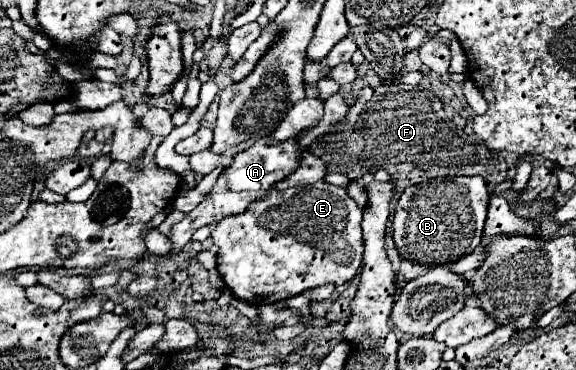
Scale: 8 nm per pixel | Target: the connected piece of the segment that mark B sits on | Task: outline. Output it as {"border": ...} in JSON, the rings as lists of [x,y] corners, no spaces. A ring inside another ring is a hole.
{"border":[[[443,177],[405,189],[393,219],[393,239],[401,259],[443,265],[475,251],[483,237],[489,189],[483,177]]]}

